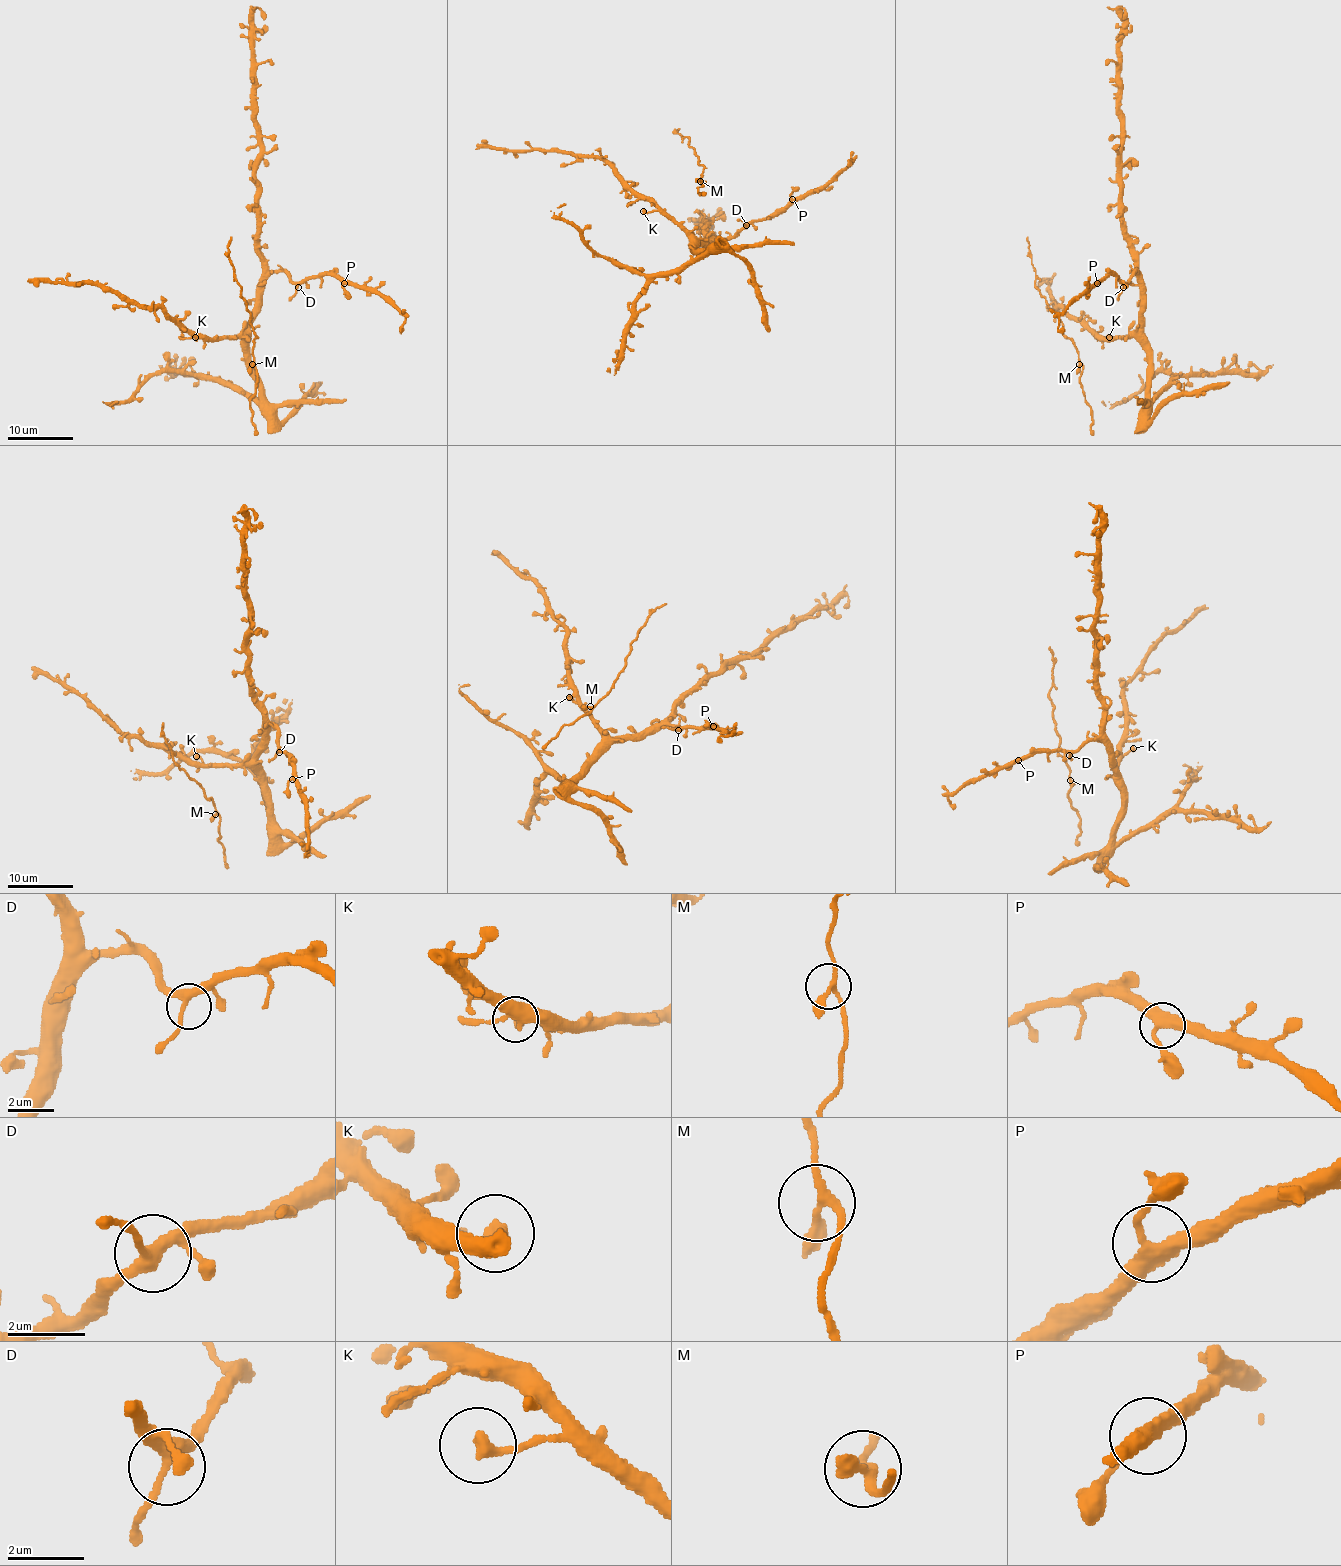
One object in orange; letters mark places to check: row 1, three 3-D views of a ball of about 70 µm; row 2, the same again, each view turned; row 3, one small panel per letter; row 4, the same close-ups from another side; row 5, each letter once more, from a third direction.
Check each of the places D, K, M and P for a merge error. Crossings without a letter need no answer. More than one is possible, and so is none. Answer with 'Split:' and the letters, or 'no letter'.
Split: no letter

